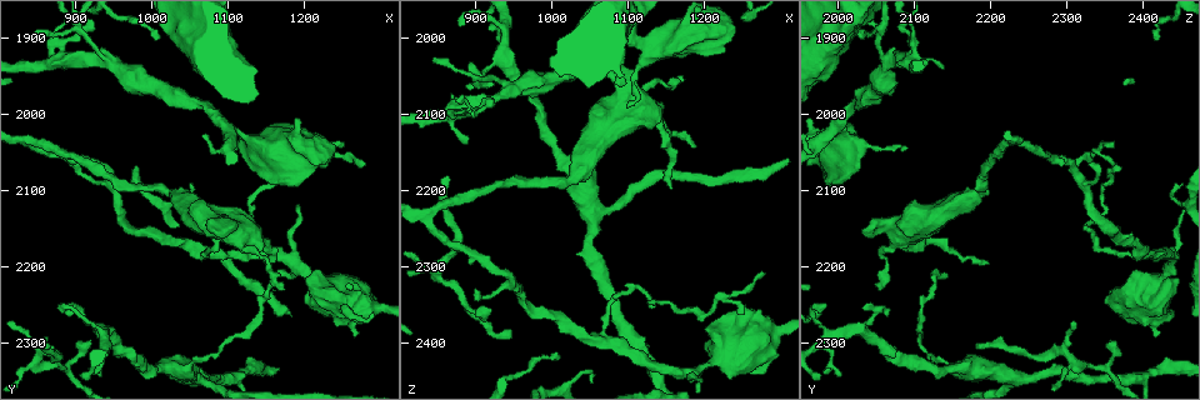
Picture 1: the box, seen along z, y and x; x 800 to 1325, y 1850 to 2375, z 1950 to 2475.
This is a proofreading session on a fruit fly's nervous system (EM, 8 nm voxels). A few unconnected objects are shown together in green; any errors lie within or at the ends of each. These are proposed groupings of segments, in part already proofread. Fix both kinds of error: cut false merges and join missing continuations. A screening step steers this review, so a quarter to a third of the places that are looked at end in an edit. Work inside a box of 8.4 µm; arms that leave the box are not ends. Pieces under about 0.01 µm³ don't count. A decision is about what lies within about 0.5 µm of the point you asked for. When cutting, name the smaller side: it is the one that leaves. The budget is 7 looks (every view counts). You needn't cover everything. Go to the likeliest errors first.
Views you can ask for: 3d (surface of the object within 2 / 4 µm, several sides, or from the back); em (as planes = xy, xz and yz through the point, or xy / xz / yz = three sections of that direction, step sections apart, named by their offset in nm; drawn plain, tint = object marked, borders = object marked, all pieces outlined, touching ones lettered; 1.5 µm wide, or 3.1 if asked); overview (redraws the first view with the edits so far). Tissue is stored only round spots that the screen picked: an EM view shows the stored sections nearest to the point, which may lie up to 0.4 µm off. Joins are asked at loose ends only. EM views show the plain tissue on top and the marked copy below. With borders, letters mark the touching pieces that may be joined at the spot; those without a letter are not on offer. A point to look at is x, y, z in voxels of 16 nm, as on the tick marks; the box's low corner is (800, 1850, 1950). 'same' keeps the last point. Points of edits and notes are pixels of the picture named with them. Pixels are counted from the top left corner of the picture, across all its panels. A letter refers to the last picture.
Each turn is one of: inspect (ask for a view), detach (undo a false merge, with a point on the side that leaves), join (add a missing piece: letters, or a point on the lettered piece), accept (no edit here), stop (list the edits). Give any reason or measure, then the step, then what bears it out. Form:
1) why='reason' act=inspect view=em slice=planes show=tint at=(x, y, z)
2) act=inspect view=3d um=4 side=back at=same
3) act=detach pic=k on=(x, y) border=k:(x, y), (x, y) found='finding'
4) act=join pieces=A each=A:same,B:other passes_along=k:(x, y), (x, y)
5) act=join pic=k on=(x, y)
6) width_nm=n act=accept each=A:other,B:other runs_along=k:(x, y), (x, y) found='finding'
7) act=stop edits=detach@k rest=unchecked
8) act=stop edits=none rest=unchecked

why='tapers out' act=inspect view=em slice=planes show=borders at=(920, 2300, 2355)

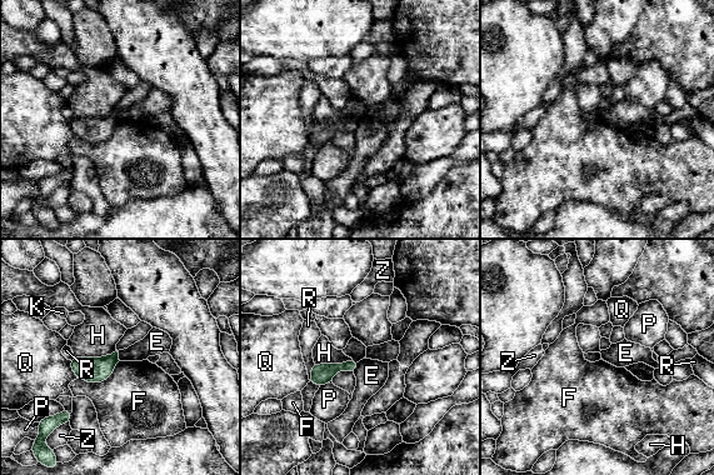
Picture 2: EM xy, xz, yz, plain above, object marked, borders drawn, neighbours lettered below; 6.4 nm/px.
act=accept each=E:other,F:other,H:other,K:other,P:other,Q:other,R:other,Z:other border=2:(119, 360), (101, 381), (78, 379) found='no lettered piece goes on from it'

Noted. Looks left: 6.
why='tapers out' act=inspect view=em slice=xy step=8 show=borders at=(1165, 2230, 2060)

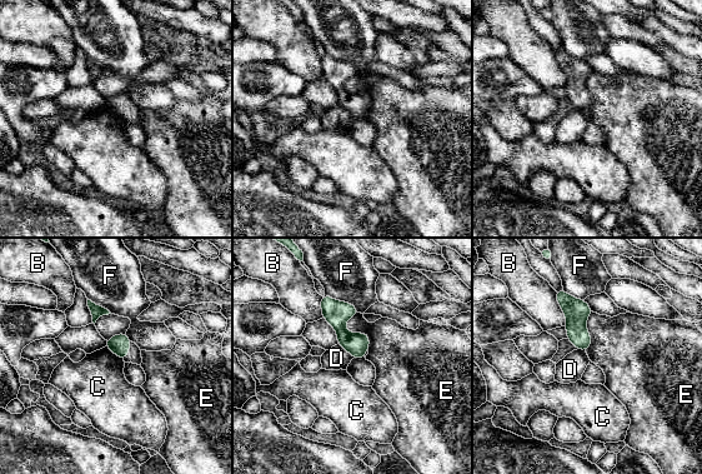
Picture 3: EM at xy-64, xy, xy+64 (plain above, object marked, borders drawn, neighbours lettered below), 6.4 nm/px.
width_nm=130 act=accept each=B:other,C:other,D:other,E:other,F:other border=3:(359, 312), (345, 328), (369, 349) found='no lettered piece goes on from it'

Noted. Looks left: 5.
why='narrows sharply' act=inspect view=3d um=4 at=(1005, 2335, 2140)

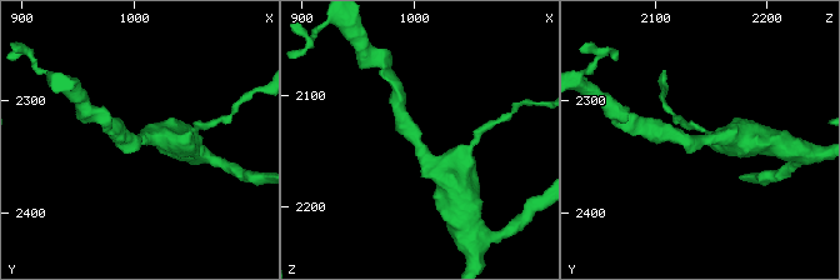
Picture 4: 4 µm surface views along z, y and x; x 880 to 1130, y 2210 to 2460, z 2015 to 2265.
arm_widths_nm=200,440 act=inspect view=em slice=xy step=8 show=tint at=(1002, 2334, 2140)

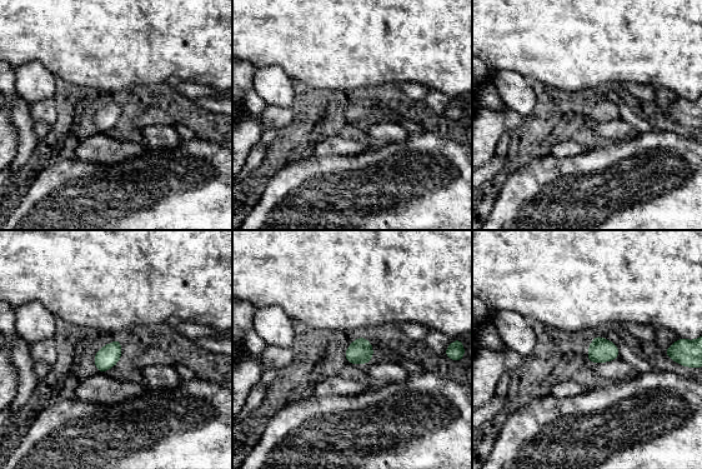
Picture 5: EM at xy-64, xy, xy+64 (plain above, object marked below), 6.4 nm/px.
why='another direction' act=inspect view=em slice=planes show=borders at=same

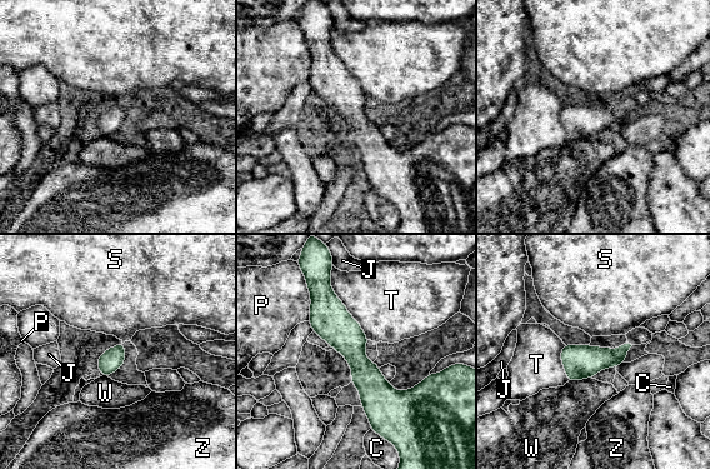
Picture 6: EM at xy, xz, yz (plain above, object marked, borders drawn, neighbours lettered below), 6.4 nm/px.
width_nm=150 longest_contact=T:500nm act=accept each=C:other,J:other,P:other,S:other,T:other,W:other,Z:other found='continuous, no second neuron'

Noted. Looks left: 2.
act=stop edits=none rest=unchecked

